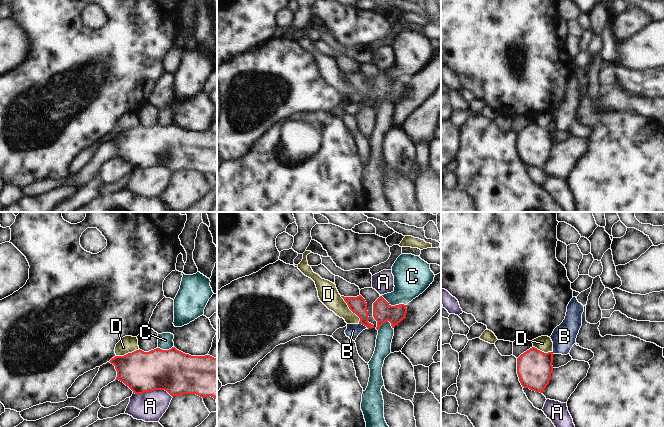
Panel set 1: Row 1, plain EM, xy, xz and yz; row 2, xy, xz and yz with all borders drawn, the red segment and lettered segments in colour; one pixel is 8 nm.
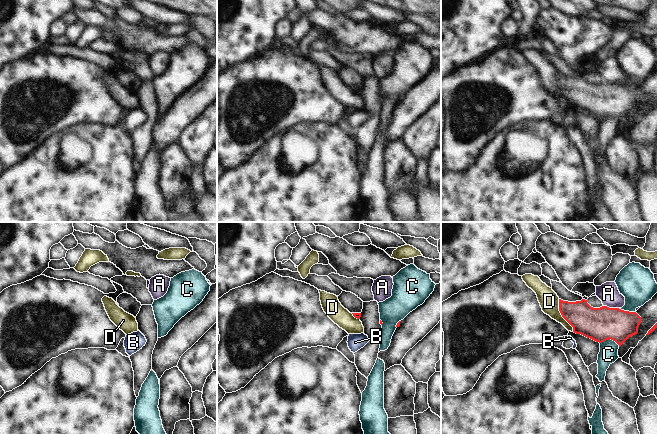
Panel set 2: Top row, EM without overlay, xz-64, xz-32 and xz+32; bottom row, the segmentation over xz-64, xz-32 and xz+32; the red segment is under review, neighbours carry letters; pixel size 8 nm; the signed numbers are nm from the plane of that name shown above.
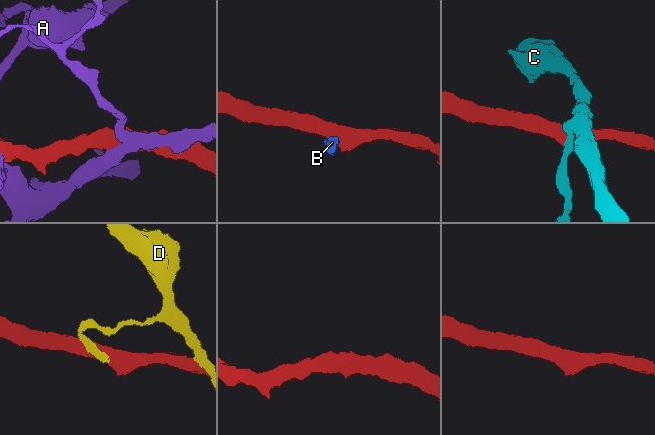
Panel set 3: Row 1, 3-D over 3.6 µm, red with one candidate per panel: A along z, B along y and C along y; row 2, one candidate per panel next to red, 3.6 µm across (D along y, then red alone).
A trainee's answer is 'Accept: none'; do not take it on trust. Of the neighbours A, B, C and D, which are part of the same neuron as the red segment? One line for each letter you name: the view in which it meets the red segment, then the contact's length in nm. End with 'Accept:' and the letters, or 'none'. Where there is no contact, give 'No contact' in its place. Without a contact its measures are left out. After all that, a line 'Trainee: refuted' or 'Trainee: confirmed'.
Accept: none.
Trainee: confirmed

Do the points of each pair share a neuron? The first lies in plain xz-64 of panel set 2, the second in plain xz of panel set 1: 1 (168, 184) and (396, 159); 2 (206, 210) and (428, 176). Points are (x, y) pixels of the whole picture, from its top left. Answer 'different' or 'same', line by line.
1: same
2: same

